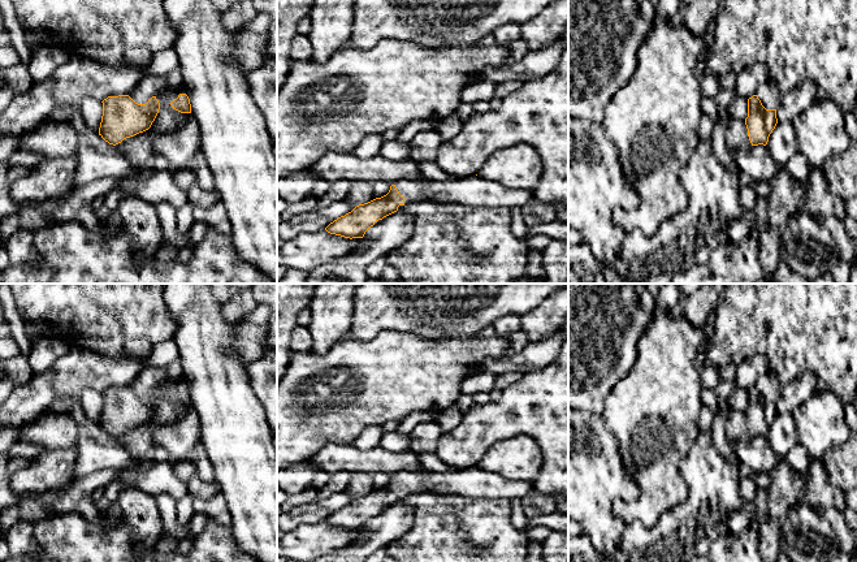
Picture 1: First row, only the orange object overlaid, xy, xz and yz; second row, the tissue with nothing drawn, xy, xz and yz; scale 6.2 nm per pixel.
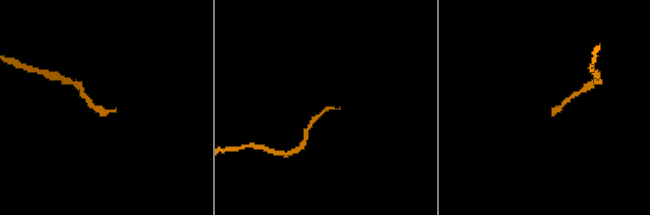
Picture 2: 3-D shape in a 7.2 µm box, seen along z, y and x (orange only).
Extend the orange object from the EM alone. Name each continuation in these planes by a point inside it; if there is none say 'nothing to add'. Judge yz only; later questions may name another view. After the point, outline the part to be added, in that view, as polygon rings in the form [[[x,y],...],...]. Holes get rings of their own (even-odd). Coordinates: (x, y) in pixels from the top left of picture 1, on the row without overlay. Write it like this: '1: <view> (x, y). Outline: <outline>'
1: yz (770, 387). Outline: [[[772,369],[761,376],[756,381],[756,386],[766,401],[778,401],[783,388],[778,375]]]

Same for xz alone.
1: xz (467, 484). Outline: [[[480,467],[459,470],[451,474],[428,472],[420,475],[410,471],[399,471],[395,475],[397,481],[404,489],[402,501],[410,494],[423,492],[434,492],[437,494],[453,494],[463,501],[471,501],[477,497],[488,500],[525,498],[533,490],[533,483],[510,481],[499,474],[484,471]]]

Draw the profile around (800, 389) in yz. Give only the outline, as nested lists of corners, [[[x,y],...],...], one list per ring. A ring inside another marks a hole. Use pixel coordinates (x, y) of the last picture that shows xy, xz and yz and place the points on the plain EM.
[[[805,372],[793,379],[789,384],[783,385],[780,397],[776,401],[778,412],[792,412],[801,403],[817,393],[817,379],[814,373]]]

